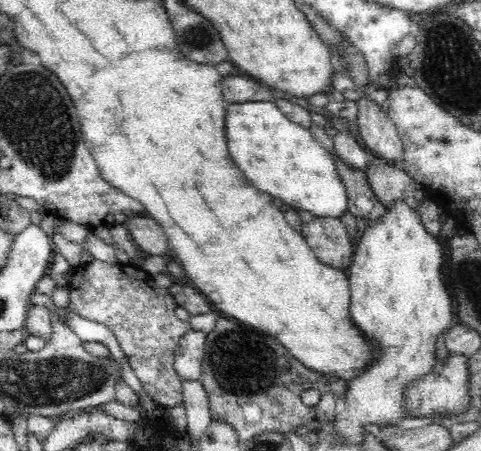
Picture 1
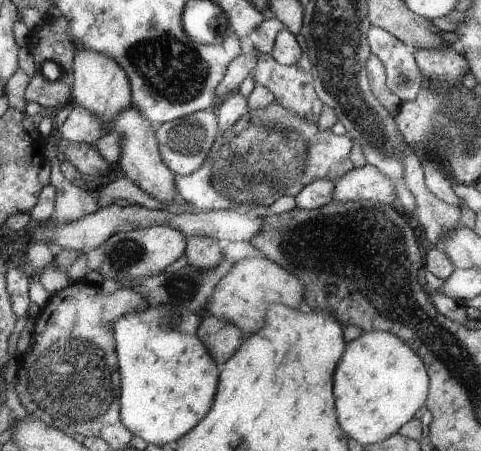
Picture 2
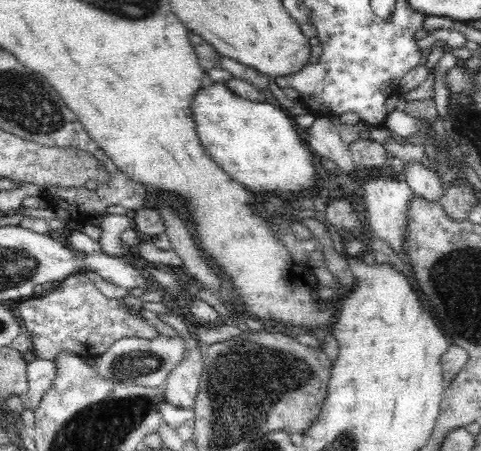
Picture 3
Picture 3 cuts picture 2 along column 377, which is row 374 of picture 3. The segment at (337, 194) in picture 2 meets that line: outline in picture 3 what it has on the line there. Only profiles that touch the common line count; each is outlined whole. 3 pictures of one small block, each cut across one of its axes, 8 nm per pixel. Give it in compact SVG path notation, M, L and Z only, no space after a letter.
M158 314L160 322L168 322L174 332L178 332L178 336L182 336L186 340L186 348L188 348L188 356L180 362L180 366L174 370L174 374L168 378L166 382L166 400L168 404L180 408L180 410L194 410L196 408L196 398L200 392L200 382L202 382L202 374L204 374L204 346L198 340L190 338L190 330L188 326L182 322L182 318L174 316L168 318L166 314Z

